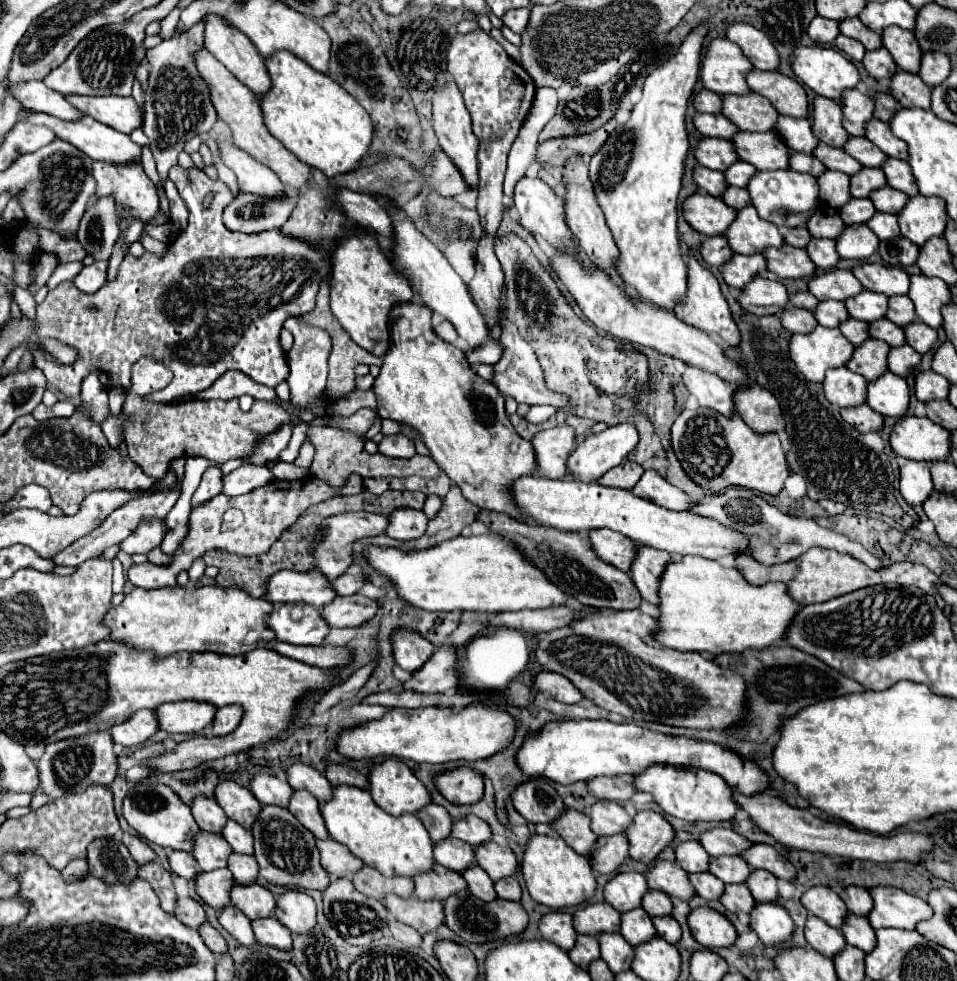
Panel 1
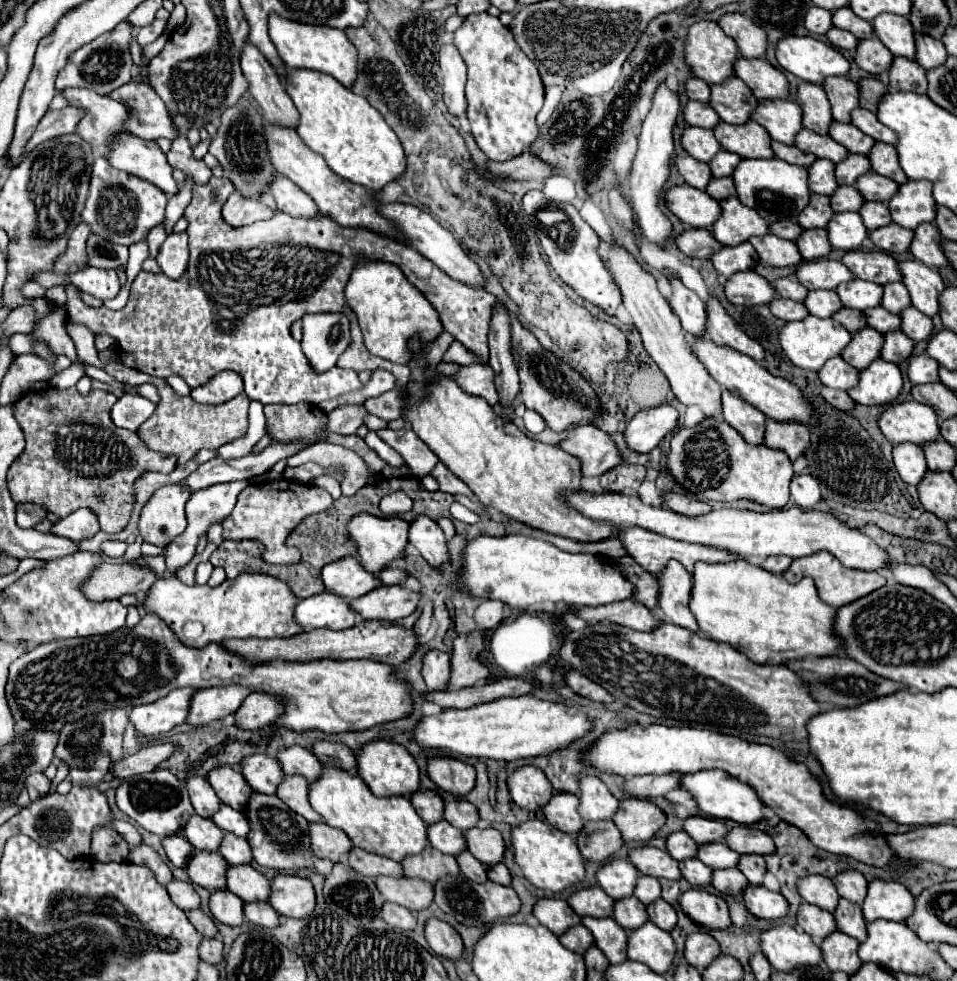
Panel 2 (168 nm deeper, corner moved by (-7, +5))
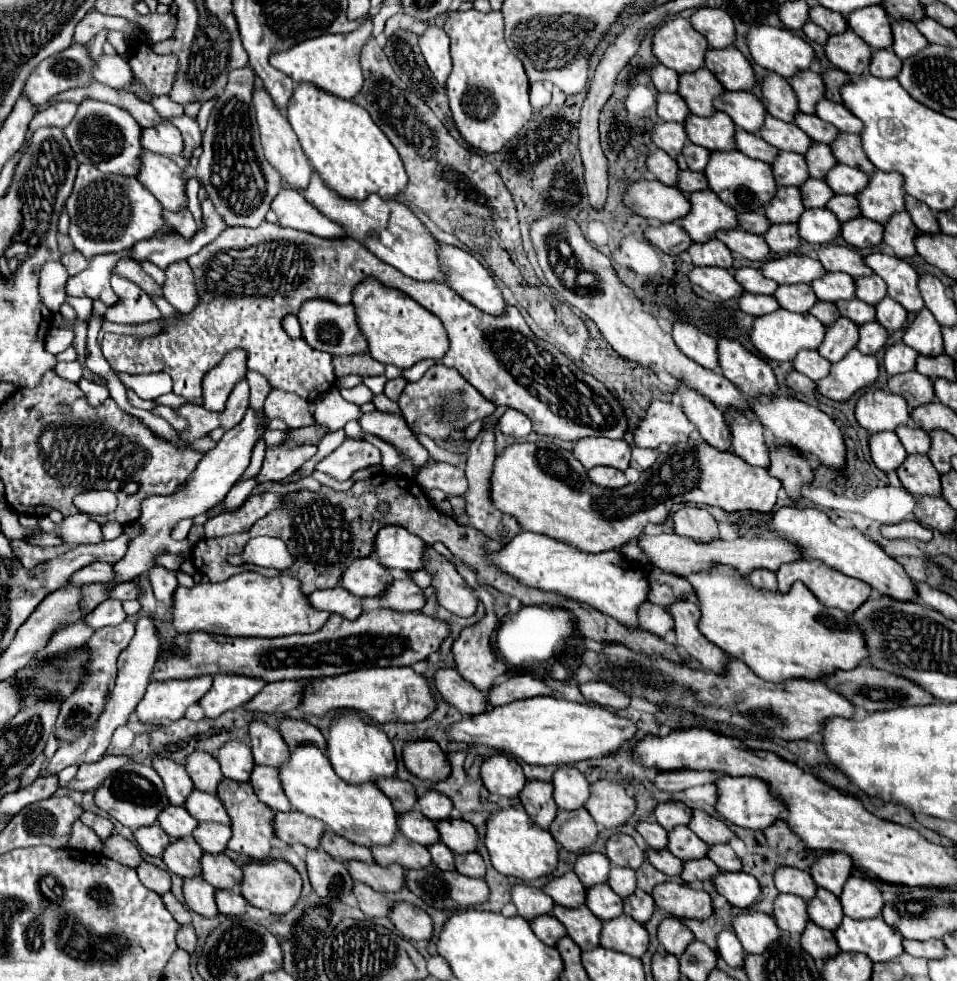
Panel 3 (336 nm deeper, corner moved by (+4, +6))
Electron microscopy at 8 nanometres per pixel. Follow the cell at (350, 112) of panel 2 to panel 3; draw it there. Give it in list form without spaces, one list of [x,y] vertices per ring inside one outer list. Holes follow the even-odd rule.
[[[299,82],[287,104],[287,120],[309,162],[337,194],[355,200],[363,200],[373,192],[381,198],[393,198],[407,186],[407,174],[397,150],[363,106],[323,92],[315,84]]]

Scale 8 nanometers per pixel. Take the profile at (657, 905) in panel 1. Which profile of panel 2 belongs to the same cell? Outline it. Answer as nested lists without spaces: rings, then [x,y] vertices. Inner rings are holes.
[[[640,875],[638,879],[638,885],[634,889],[634,895],[644,903],[644,905],[650,905],[654,903],[658,897],[660,897],[660,883],[656,877],[646,877],[646,875]]]

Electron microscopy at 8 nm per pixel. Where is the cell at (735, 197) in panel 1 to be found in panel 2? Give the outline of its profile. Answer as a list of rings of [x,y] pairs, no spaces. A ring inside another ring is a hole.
[[[712,177],[708,187],[706,187],[706,193],[710,197],[714,197],[716,201],[722,201],[722,199],[728,199],[728,197],[734,197],[736,195],[736,189],[734,189],[734,183],[730,177]]]

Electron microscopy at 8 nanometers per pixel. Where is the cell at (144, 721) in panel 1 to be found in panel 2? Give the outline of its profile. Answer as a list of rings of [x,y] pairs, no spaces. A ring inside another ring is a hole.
[[[174,689],[154,703],[138,705],[130,713],[130,721],[142,735],[168,733],[170,729],[186,721],[190,701],[196,691],[198,689]]]

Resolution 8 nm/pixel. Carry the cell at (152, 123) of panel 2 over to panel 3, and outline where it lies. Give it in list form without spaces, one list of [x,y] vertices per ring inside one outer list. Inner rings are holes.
[[[161,120],[155,128],[141,130],[141,146],[145,150],[171,156],[171,154],[181,154],[183,140],[181,140],[181,132],[171,122]]]

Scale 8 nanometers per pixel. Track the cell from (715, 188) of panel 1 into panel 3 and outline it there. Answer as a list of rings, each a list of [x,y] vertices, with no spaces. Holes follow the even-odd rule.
[[[655,150],[653,154],[647,156],[647,166],[649,172],[655,174],[655,178],[667,186],[675,186],[679,180],[679,166],[677,162],[663,150]]]

